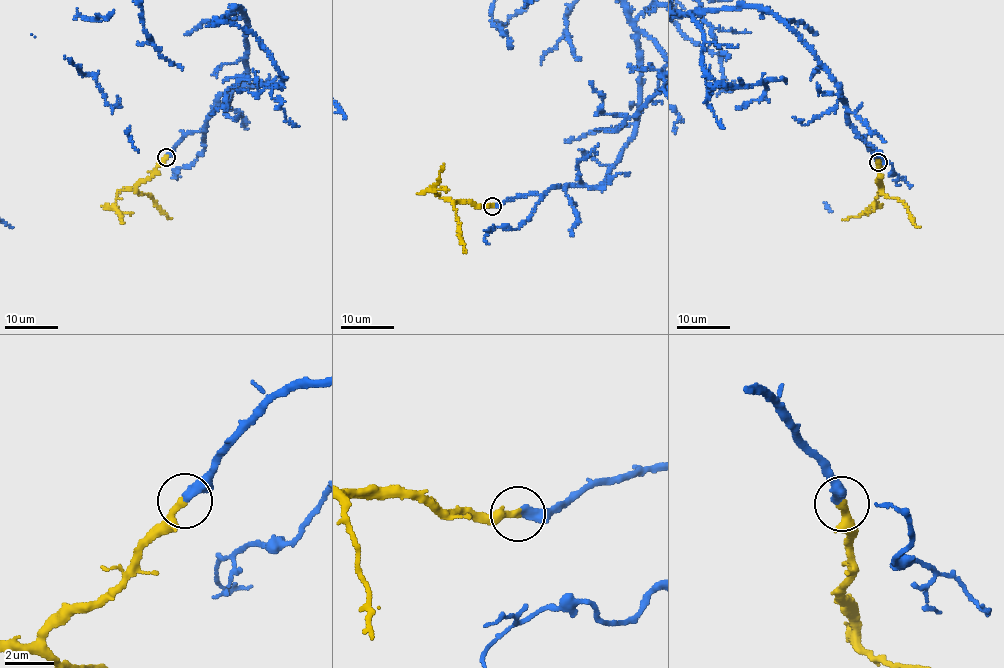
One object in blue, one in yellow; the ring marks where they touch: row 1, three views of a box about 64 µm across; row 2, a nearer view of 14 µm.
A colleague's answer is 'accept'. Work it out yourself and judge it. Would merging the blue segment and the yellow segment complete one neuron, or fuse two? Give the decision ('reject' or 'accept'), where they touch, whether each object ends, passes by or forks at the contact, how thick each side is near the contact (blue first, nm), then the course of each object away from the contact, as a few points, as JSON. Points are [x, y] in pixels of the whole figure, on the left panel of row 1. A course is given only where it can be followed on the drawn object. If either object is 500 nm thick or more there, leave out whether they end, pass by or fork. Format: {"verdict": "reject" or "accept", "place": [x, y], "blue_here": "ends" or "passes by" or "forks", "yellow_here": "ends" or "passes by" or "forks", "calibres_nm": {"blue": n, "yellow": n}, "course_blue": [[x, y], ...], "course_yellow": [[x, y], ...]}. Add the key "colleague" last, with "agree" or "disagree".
{"verdict": "accept", "place": [166, 157], "blue_here": "ends", "yellow_here": "ends", "calibres_nm": {"blue": 380, "yellow": 320}, "course_yellow": [[167, 158], [146, 180], [118, 194], [114, 206], [123, 224]], "colleague": "agree"}

